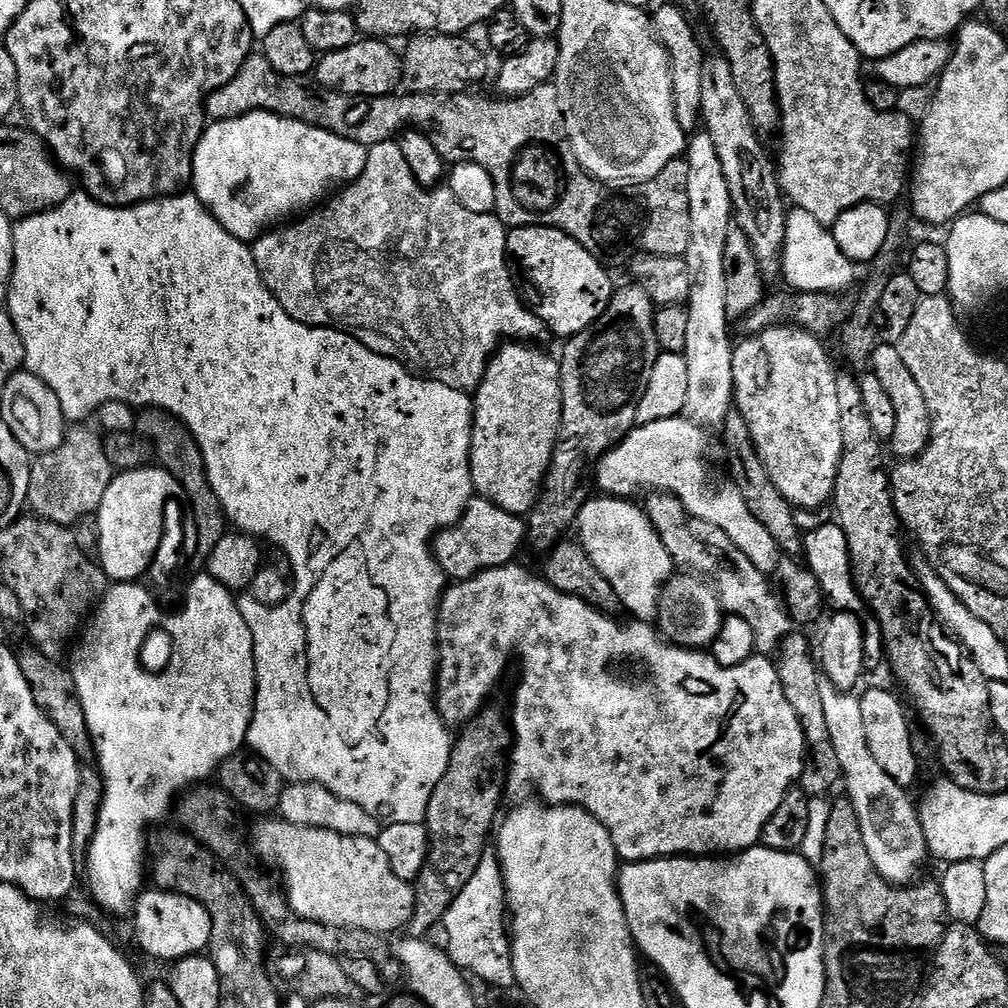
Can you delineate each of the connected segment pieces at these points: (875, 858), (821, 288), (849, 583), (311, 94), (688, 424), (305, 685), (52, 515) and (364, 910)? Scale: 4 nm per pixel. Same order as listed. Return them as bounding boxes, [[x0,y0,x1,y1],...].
[[820,678,930,886],[780,207,858,294],[802,522,885,669],[206,54,690,262],[594,415,778,574],[6,190,474,824],[27,426,114,526],[250,818,415,934]]

